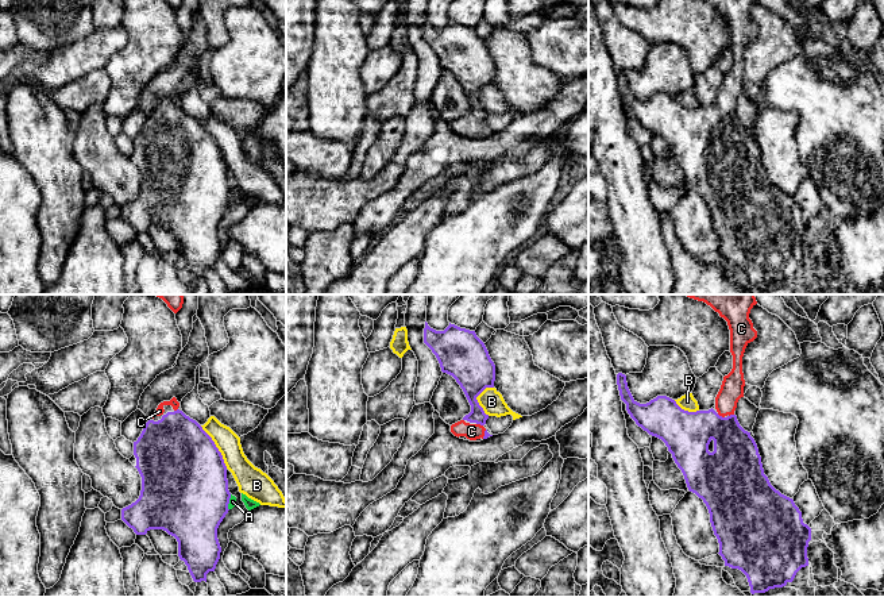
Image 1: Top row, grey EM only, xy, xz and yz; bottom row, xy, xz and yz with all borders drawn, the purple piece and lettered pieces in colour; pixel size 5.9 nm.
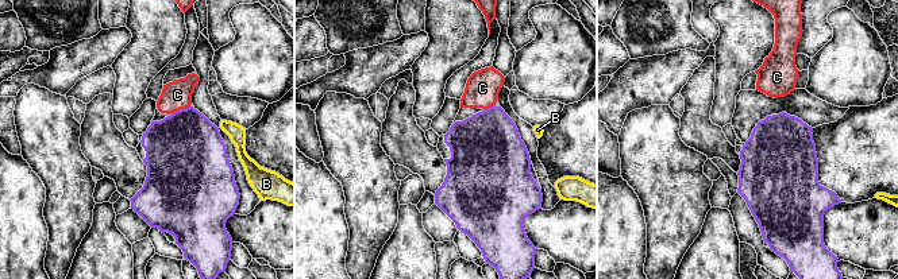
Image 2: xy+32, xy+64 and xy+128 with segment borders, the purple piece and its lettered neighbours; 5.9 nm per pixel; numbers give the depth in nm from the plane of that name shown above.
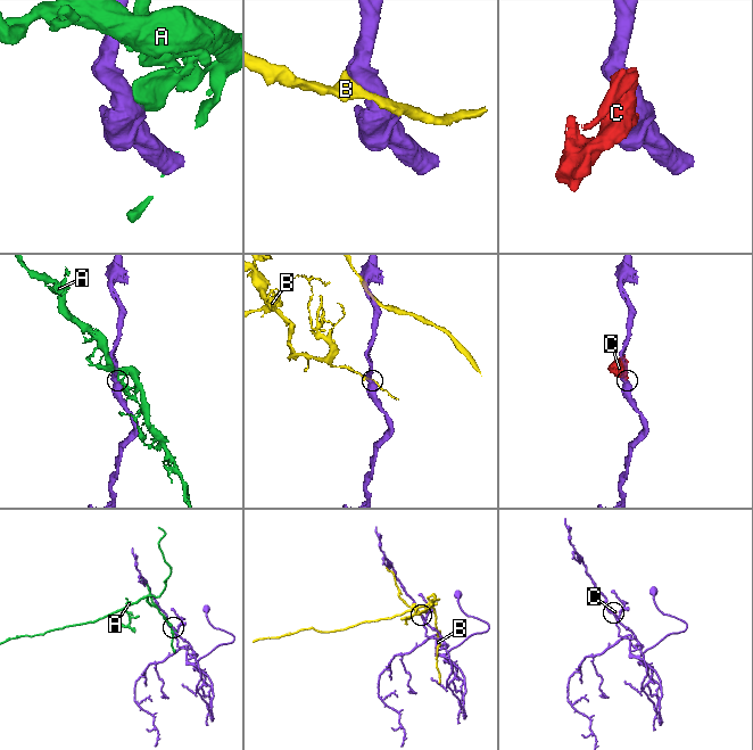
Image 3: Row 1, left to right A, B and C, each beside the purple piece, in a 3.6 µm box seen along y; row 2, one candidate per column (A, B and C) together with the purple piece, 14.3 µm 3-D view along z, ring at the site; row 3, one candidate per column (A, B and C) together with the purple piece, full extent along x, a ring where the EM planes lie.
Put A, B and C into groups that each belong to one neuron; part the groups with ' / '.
A / B / C

